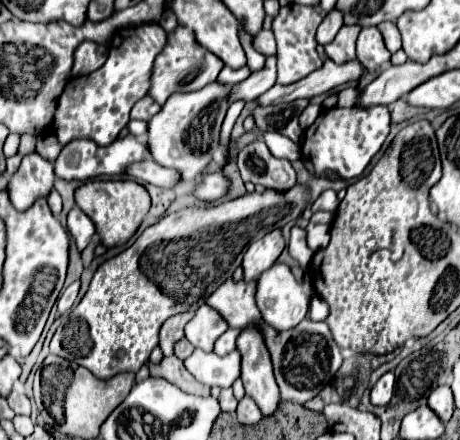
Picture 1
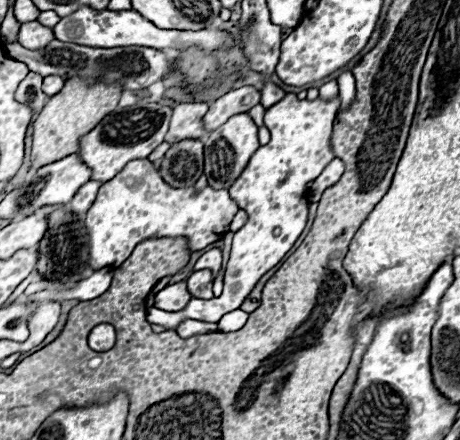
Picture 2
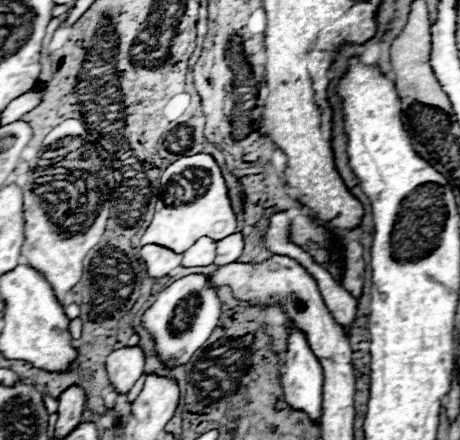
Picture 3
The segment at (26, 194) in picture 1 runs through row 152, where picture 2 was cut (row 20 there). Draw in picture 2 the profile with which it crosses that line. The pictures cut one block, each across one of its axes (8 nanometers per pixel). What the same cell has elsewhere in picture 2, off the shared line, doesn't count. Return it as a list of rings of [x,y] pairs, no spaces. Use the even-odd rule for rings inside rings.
[[[38,20],[22,22],[22,24],[20,24],[18,40],[20,40],[20,44],[22,44],[22,46],[26,46],[26,48],[30,48],[30,50],[44,48],[52,38],[54,38],[52,28],[42,26]]]

